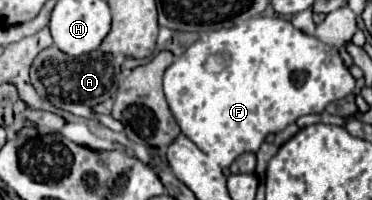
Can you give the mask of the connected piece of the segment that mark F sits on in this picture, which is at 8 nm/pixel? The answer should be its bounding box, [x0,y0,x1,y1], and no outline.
[164,18,356,168]

